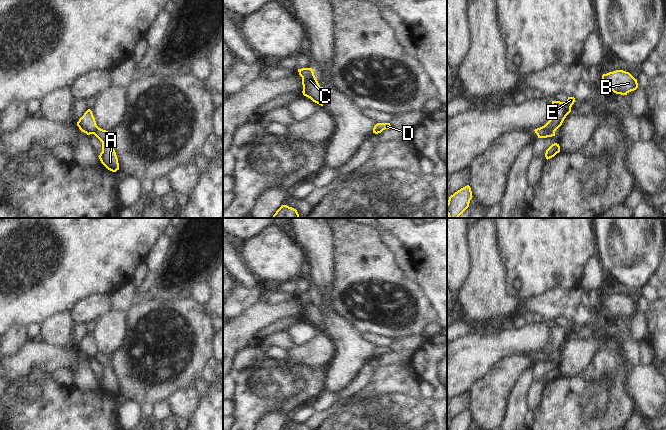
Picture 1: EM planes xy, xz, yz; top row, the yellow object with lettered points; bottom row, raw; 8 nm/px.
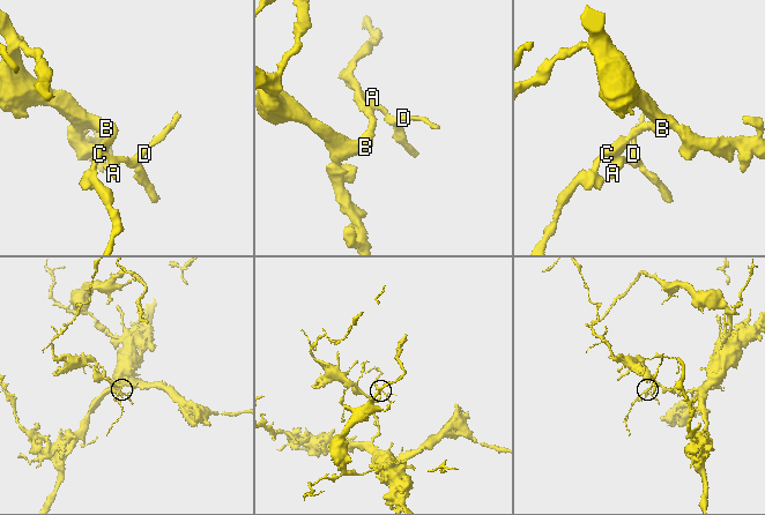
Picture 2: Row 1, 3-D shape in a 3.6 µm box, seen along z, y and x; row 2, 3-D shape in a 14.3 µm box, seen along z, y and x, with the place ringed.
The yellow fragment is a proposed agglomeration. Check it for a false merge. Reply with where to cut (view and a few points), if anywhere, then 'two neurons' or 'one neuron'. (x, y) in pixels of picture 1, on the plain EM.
cut in yz along (542, 350), (554, 356); two neurons

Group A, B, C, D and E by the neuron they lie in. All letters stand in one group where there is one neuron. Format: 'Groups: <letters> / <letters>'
Groups: A D / B C E.

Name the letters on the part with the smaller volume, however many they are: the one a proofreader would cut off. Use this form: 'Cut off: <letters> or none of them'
Cut off: A, D

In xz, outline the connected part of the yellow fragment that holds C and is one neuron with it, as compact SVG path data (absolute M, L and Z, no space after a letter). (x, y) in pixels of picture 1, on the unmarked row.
M312 292L298 293L298 296L302 301L303 319L310 322L313 326L323 330L323 316Z

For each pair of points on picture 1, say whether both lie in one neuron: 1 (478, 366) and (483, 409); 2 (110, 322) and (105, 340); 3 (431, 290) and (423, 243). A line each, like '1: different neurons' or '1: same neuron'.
1: different neurons
2: same neuron
3: same neuron

